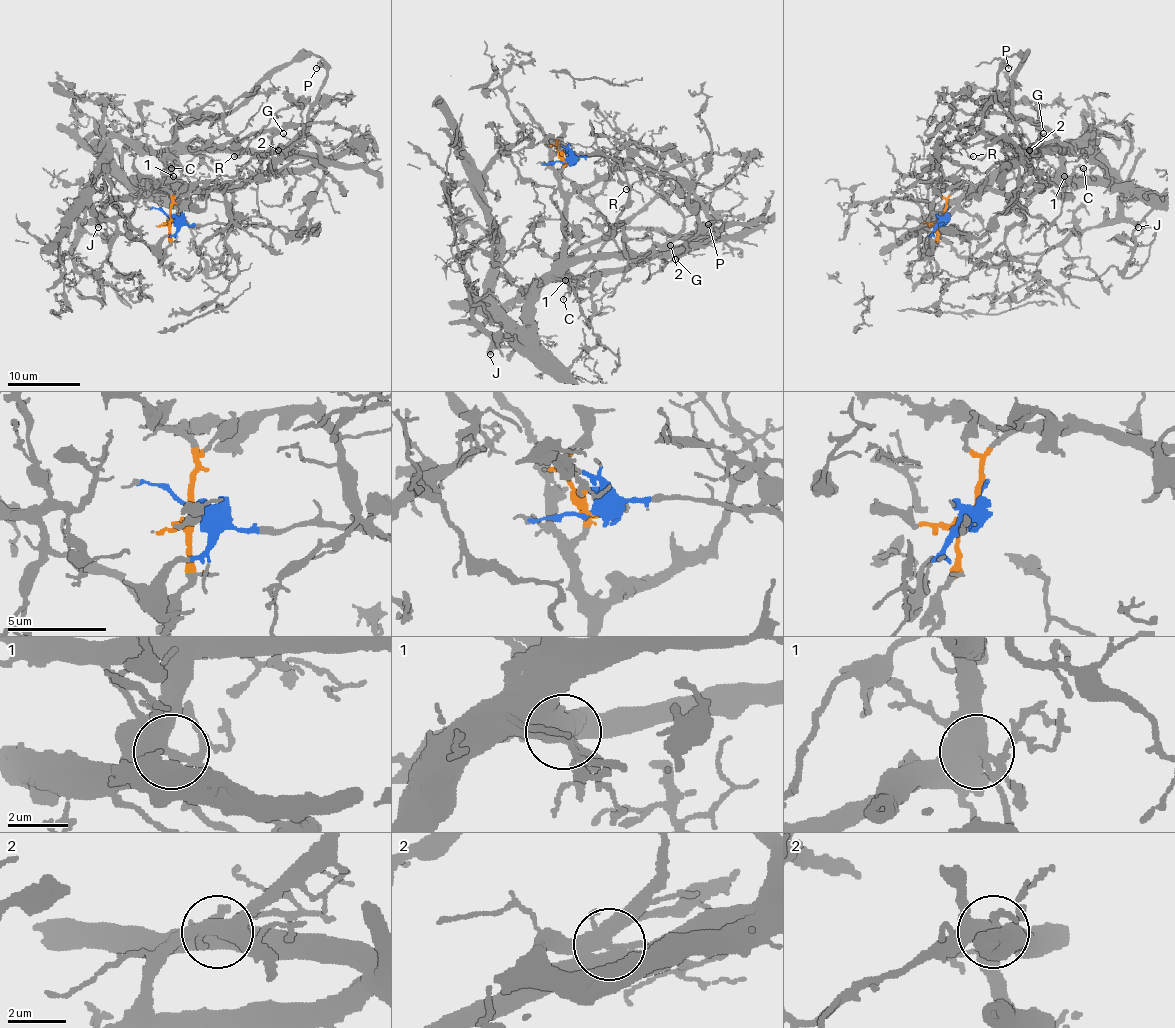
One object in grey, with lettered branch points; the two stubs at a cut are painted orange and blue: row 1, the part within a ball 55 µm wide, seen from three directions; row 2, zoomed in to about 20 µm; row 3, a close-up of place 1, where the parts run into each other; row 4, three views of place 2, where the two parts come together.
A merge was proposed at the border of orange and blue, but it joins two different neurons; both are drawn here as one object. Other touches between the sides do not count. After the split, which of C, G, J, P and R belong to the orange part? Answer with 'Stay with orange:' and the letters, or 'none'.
Stay with orange: C, G, J

